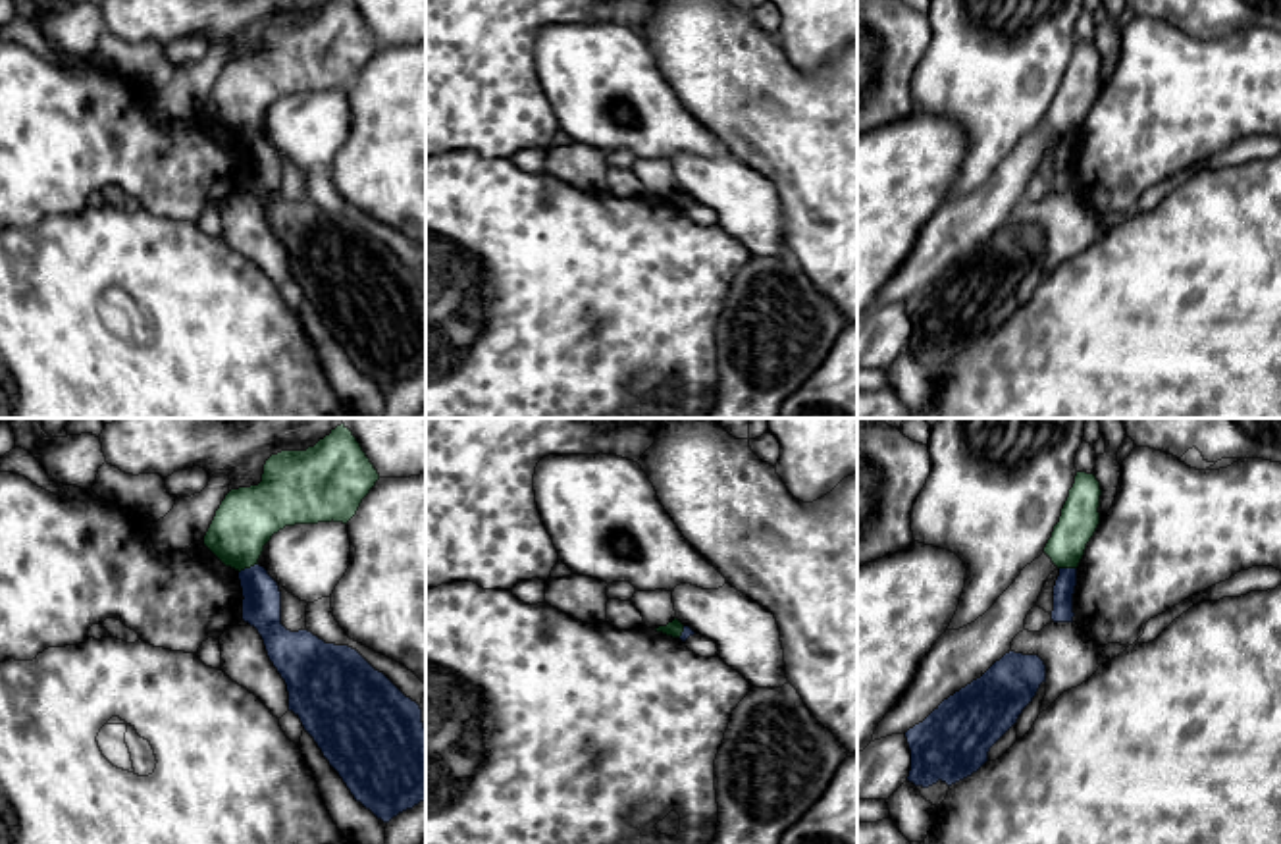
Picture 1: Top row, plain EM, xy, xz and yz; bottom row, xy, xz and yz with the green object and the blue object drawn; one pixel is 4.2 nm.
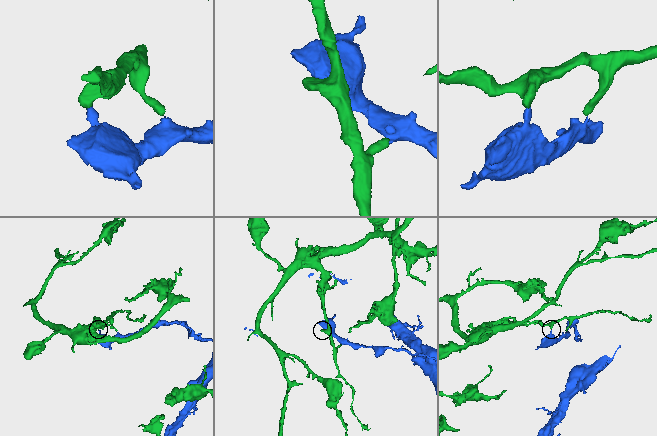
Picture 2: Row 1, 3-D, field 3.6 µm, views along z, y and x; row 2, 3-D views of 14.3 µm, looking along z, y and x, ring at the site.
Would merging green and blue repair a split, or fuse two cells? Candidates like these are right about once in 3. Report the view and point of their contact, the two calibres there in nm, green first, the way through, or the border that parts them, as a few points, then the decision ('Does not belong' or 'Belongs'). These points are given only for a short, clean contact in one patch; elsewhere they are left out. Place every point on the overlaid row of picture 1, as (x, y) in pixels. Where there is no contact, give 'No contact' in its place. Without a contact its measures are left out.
Touches green at xy (247, 567). Thickness 260 nm (green) against 160 nm. Boundary: xy (257, 563), (239, 573). Does not belong

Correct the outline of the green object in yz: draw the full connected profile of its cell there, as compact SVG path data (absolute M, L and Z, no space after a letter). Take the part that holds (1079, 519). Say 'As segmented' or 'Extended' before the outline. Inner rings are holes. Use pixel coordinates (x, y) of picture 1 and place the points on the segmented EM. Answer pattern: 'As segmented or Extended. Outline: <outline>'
As segmented. Outline: M1077 472L1075 484L1054 526L1044 553L1058 568L1077 568L1086 543L1100 524L1100 482L1094 474Z

